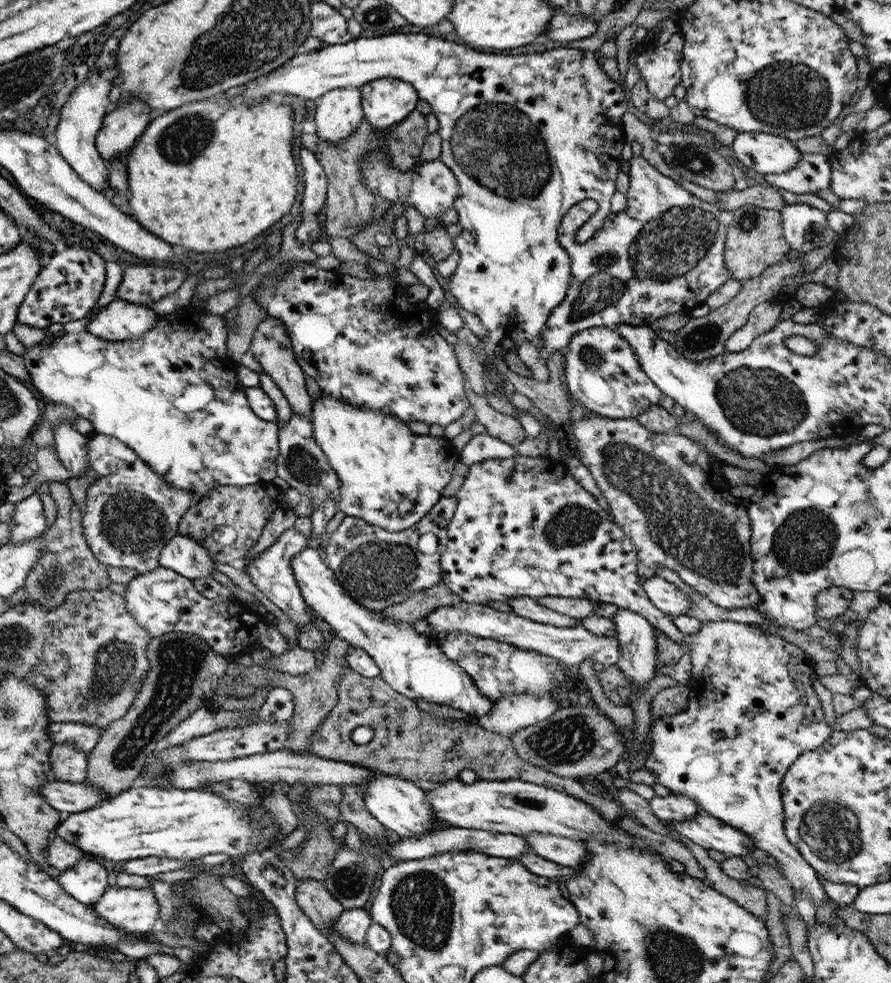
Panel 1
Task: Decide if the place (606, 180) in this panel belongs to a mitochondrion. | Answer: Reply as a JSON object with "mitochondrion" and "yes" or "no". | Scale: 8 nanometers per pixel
{"mitochondrion":"no"}

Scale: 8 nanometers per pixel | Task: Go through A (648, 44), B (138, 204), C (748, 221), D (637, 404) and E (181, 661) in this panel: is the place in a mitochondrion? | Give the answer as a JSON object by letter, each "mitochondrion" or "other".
{"A":"other","B":"other","C":"mitochondrion","D":"other","E":"mitochondrion"}

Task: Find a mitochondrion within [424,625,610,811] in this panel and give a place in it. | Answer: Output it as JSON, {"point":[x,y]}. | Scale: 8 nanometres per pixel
{"point":[567,740]}

